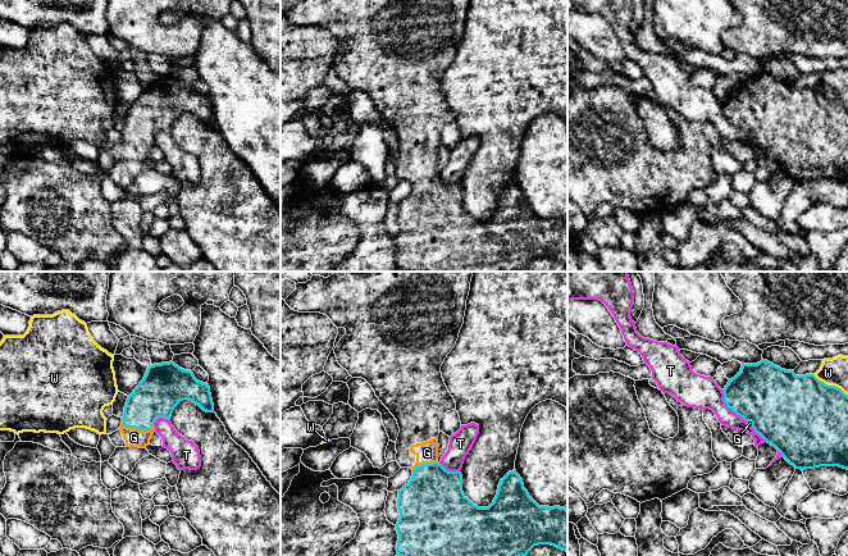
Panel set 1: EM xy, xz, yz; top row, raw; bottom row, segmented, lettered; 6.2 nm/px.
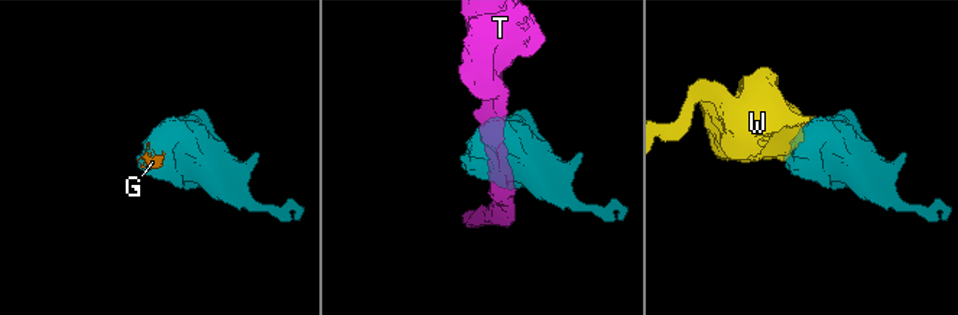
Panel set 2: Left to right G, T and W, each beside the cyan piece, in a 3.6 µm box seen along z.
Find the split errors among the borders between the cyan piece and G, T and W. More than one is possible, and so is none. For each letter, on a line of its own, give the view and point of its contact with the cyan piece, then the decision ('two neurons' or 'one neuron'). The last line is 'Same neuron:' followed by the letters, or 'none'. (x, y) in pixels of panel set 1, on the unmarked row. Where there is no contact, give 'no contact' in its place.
G: xy (136, 141) | one neuron
T: yz (729, 121) | two neurons
W: yz (830, 99) | two neurons
Same neuron: G

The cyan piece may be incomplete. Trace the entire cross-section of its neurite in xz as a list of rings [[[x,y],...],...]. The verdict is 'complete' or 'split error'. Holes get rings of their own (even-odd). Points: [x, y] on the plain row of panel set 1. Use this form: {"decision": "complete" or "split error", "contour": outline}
{"decision": "split error", "contour": [[[296,0],[296,3],[284,13],[286,17],[298,26],[320,26],[327,28],[337,41],[345,41],[346,47],[334,61],[338,77],[348,85],[352,91],[365,92],[375,105],[379,114],[389,123],[397,133],[400,146],[396,154],[396,174],[401,181],[412,183],[412,190],[407,197],[398,204],[397,222],[400,232],[396,237],[398,247],[397,268],[404,272],[518,272],[526,269],[528,265],[538,258],[551,258],[567,265],[567,223],[560,219],[539,219],[524,201],[523,192],[516,183],[509,184],[500,195],[497,208],[488,220],[478,220],[462,205],[462,188],[460,184],[448,184],[438,177],[438,147],[439,133],[451,123],[456,122],[456,115],[448,105],[442,91],[441,79],[451,65],[459,51],[464,37],[466,13],[470,0]]]}

